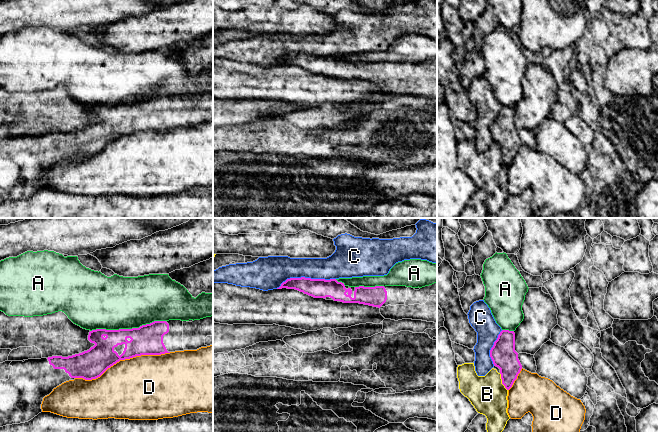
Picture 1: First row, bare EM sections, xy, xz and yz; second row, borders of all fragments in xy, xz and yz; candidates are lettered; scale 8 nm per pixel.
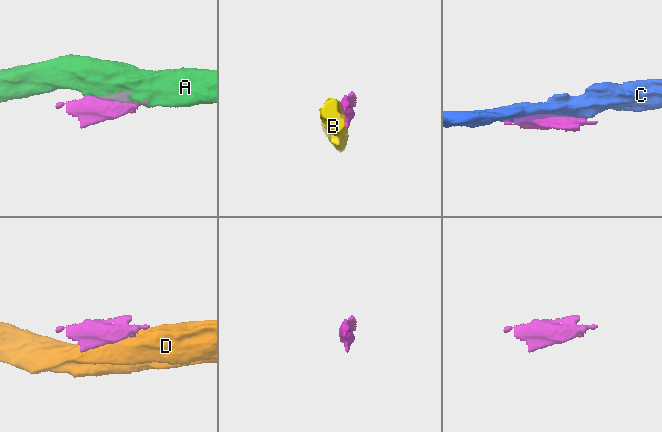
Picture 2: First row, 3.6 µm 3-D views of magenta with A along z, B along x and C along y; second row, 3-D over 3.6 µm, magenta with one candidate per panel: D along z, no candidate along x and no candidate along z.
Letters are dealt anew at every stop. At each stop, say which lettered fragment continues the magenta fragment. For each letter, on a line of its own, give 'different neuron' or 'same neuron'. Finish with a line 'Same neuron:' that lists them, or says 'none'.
A: different neuron
B: different neuron
C: different neuron
D: different neuron
Same neuron: none

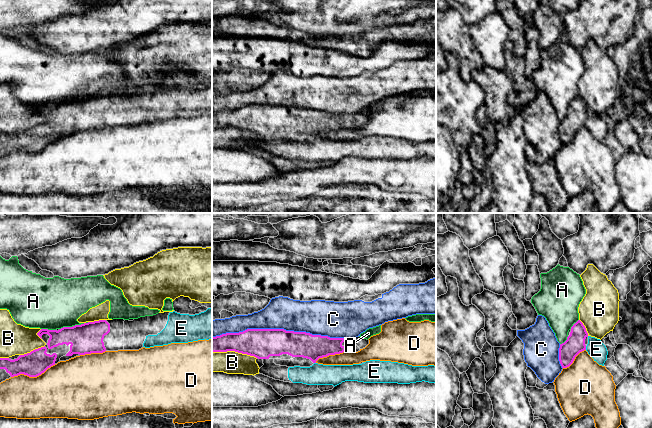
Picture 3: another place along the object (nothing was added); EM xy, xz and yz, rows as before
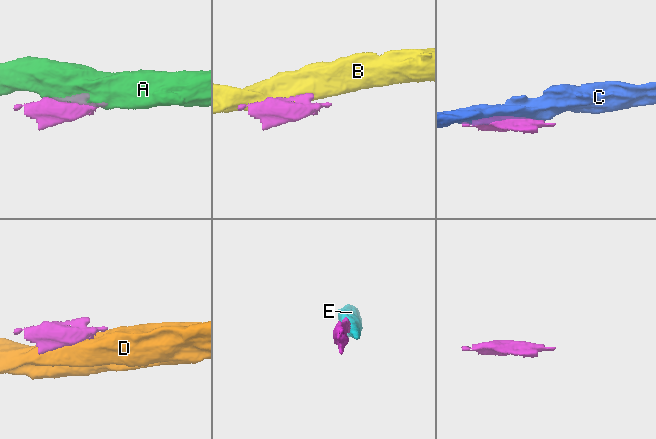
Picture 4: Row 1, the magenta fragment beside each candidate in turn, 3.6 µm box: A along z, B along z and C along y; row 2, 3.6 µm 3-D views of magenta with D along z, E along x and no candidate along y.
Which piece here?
A: different neuron
B: different neuron
C: different neuron
D: different neuron
E: same neuron
Same neuron: E

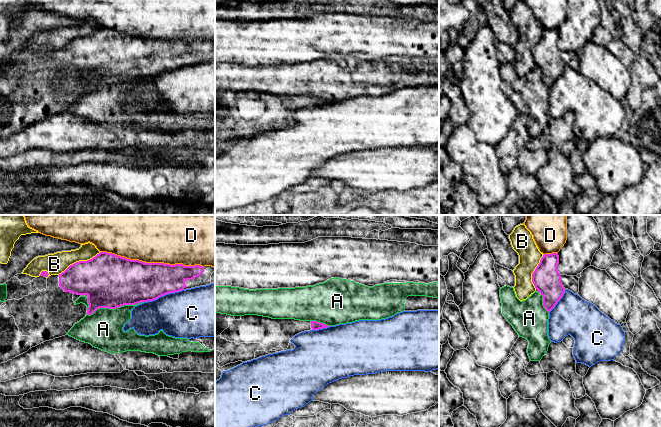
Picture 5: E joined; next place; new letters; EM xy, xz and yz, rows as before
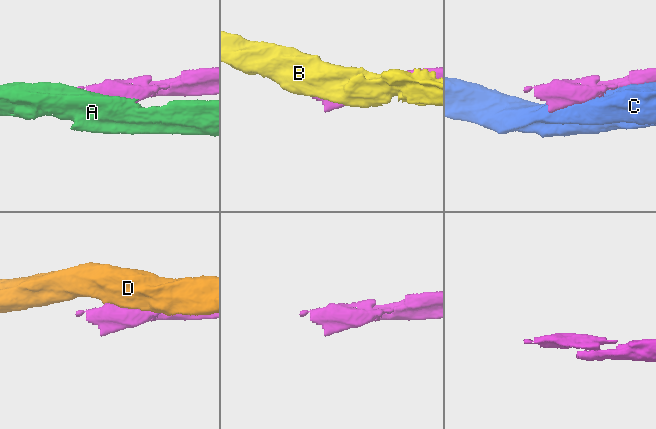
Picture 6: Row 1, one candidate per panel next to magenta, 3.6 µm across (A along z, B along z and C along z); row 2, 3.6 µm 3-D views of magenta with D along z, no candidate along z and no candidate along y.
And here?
A: different neuron
B: different neuron
C: different neuron
D: different neuron
Same neuron: none

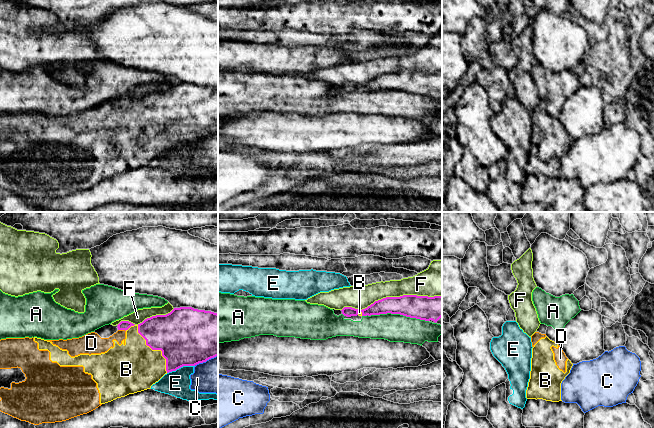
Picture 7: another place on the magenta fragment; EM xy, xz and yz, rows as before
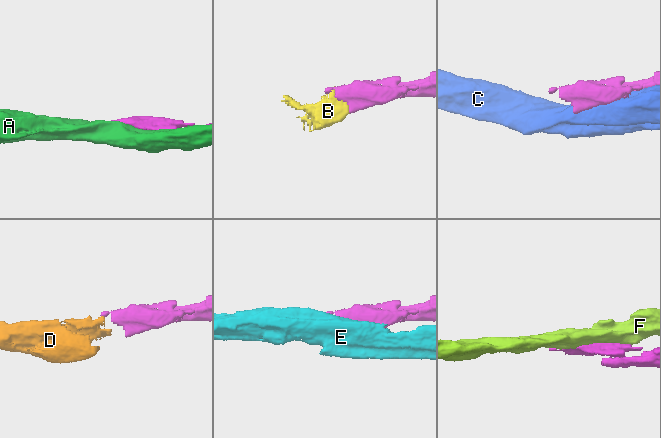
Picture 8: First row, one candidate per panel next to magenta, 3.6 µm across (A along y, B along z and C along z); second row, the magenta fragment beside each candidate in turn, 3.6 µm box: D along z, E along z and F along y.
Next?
A: different neuron
B: same neuron
C: different neuron
D: same neuron
E: different neuron
F: different neuron
Same neuron: B, D

